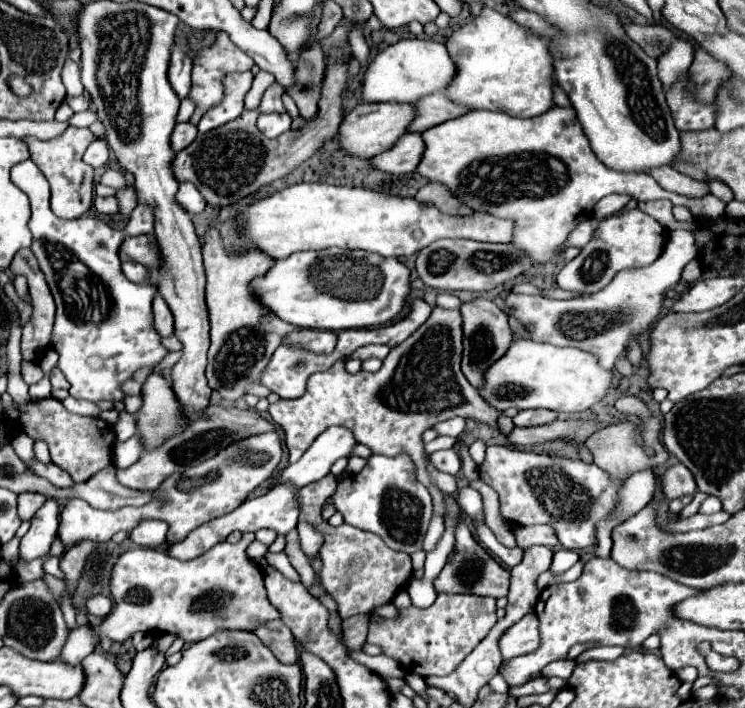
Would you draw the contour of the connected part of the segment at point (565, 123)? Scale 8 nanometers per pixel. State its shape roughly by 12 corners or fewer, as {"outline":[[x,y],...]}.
{"outline":[[570,107],[468,111],[416,173],[538,263],[606,195],[726,207],[602,165]]}

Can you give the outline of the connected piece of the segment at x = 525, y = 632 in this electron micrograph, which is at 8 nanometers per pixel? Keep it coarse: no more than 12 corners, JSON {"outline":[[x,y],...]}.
{"outline":[[528,613],[500,641],[502,659],[538,643],[538,617]]}

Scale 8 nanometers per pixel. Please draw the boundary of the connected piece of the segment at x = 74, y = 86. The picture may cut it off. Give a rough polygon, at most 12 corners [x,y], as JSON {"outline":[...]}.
{"outline":[[72,59],[64,65],[68,97],[82,95],[80,67]]}

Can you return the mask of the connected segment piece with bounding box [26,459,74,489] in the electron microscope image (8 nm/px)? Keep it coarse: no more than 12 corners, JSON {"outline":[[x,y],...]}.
{"outline":[[38,459],[28,461],[30,469],[48,479],[54,487],[74,485],[70,475],[56,463],[42,465]]}

